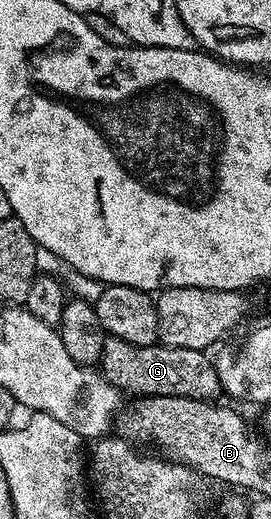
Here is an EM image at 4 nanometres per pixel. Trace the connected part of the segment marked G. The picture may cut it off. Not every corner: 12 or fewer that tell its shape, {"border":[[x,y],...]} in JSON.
{"border":[[107,336],[101,375],[138,398],[213,401],[222,392],[203,350]]}

